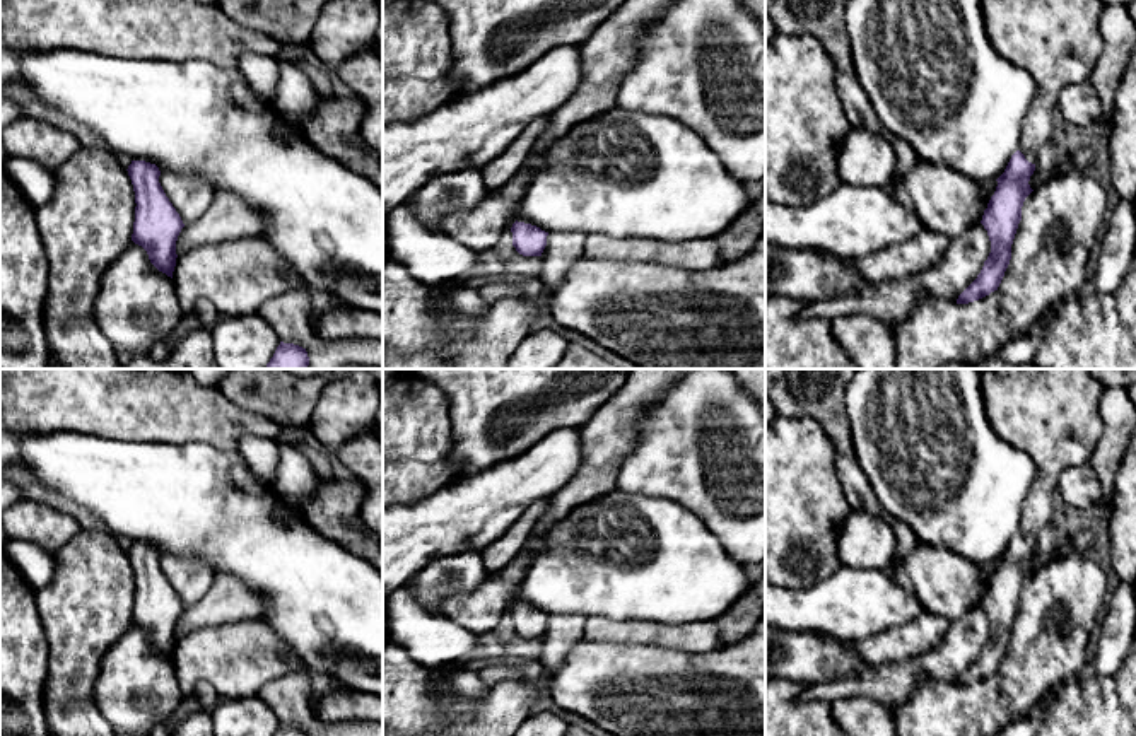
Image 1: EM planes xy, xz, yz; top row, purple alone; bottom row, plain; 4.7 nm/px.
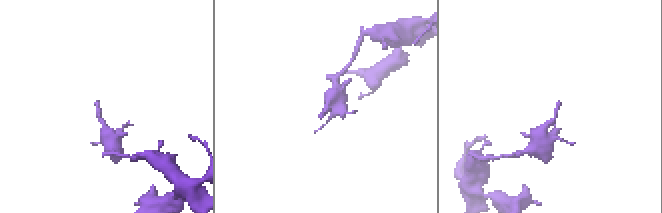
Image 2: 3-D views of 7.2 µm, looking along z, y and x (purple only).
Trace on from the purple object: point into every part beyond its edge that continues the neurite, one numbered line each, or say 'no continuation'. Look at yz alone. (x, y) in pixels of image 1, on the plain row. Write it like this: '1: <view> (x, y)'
1: yz (1053, 415)

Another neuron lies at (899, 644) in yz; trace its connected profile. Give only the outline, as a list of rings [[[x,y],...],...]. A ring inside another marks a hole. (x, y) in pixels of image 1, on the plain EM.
[[[922,611],[914,622],[863,640],[840,640],[866,664],[897,664],[934,649],[950,628],[950,620]]]

